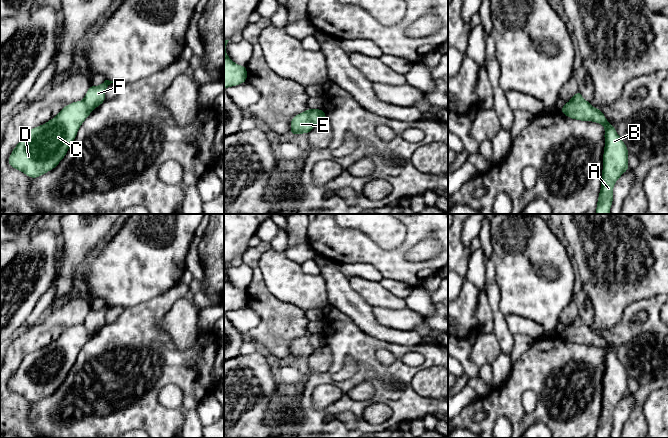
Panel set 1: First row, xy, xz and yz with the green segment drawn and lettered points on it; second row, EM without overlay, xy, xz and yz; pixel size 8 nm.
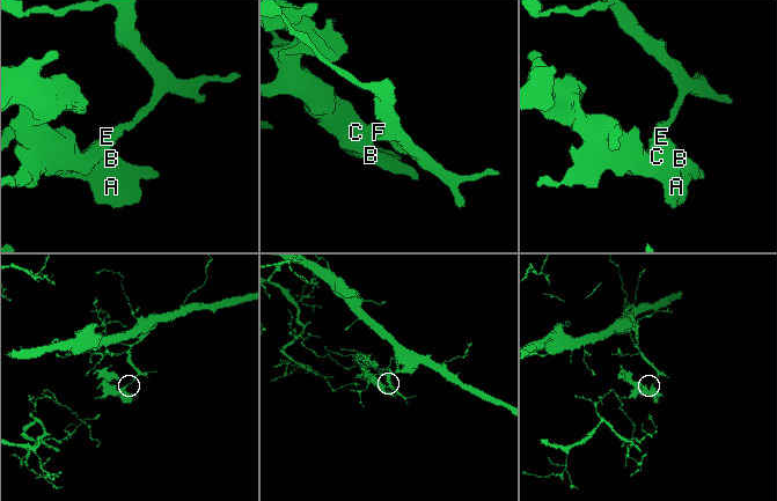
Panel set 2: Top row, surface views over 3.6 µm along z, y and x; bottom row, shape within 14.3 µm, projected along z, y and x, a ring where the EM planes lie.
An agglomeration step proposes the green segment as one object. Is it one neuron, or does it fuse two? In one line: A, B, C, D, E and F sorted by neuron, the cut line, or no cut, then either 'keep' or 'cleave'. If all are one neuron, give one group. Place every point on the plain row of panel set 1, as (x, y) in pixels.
A B C D E / F; cut in xz along (311, 334), (310, 345), (314, 349); cleave

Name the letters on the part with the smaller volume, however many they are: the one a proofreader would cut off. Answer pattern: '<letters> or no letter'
A, B, C, D, E

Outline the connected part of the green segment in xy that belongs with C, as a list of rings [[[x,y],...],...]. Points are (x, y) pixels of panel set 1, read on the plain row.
[[[84,325],[66,329],[53,343],[25,356],[8,388],[30,402],[51,395],[65,381],[91,335]]]

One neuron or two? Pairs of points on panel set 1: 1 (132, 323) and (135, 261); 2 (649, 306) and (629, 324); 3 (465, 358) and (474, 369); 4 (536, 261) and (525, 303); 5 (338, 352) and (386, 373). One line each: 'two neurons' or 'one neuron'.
1: two neurons
2: one neuron
3: one neuron
4: one neuron
5: one neuron

